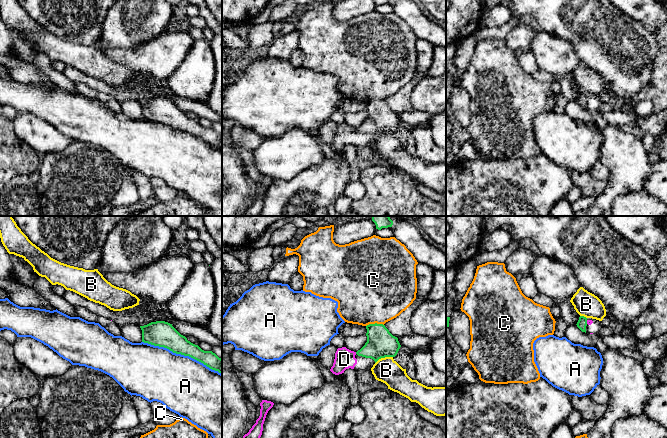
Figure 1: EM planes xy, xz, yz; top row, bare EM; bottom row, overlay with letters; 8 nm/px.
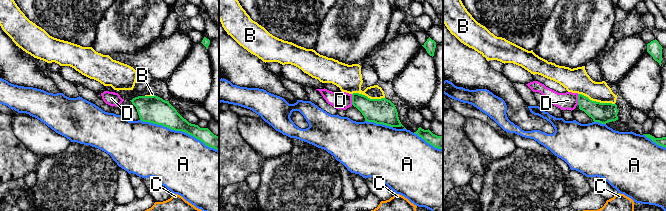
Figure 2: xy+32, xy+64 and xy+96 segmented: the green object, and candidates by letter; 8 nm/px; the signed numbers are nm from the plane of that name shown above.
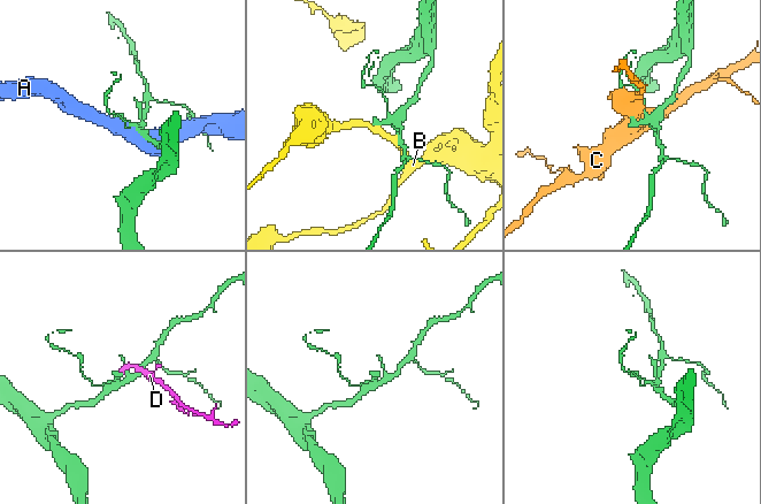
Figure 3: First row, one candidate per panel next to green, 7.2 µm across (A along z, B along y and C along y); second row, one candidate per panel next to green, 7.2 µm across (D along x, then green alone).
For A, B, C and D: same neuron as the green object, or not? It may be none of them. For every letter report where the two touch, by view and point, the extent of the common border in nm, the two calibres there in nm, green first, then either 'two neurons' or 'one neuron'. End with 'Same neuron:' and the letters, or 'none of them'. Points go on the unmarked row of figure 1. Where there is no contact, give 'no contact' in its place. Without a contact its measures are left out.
A: xy (182, 130) | 700 nm | 200/460 nm | two neurons
B: xz (383, 133) | 160 nm | 220/200 nm | two neurons
C: xz (375, 99) | 140 nm | 220/500 nm | two neurons
D: yz (586, 98) | 30 nm | 80/50 nm | one neuron
Same neuron: D

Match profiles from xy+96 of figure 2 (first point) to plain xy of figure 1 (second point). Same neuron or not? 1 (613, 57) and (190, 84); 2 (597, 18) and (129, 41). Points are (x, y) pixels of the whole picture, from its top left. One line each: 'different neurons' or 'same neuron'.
1: different neurons
2: same neuron

